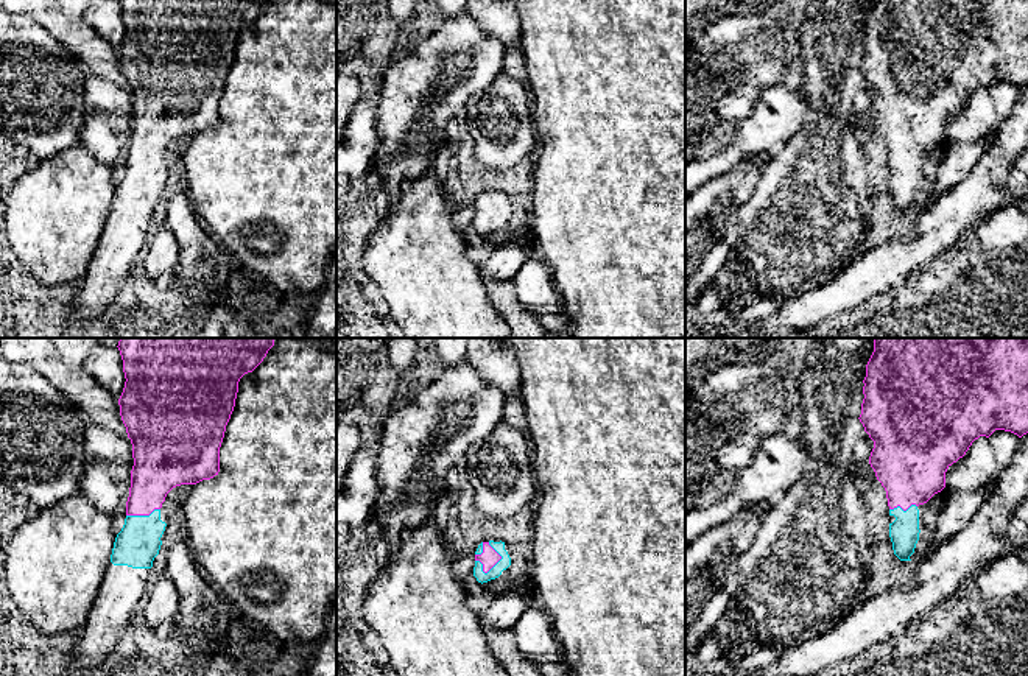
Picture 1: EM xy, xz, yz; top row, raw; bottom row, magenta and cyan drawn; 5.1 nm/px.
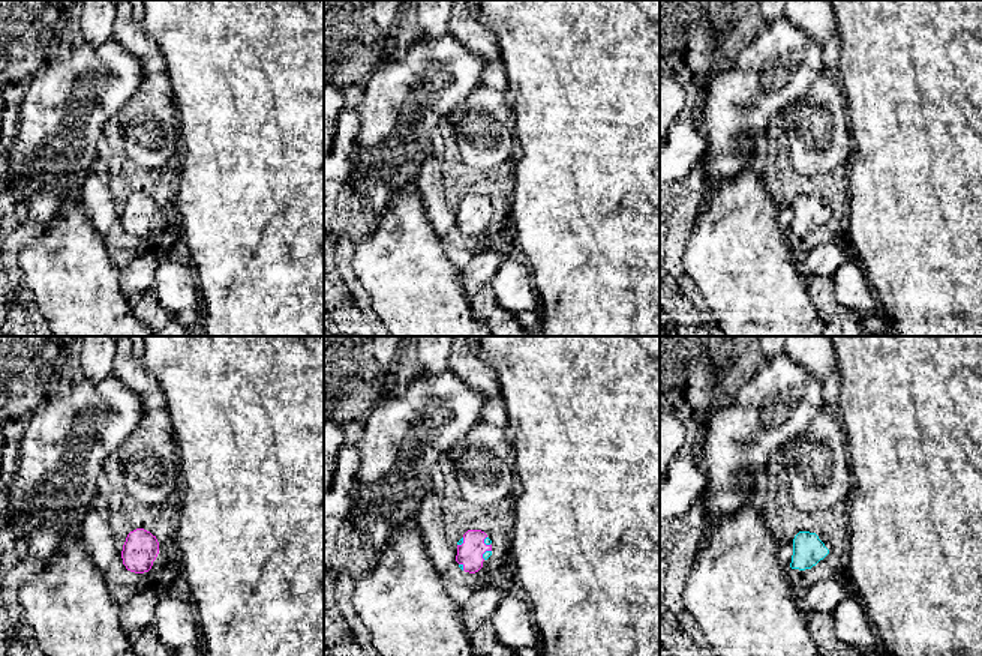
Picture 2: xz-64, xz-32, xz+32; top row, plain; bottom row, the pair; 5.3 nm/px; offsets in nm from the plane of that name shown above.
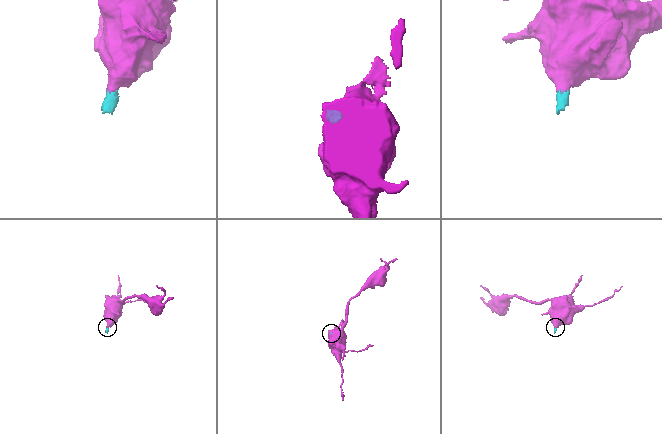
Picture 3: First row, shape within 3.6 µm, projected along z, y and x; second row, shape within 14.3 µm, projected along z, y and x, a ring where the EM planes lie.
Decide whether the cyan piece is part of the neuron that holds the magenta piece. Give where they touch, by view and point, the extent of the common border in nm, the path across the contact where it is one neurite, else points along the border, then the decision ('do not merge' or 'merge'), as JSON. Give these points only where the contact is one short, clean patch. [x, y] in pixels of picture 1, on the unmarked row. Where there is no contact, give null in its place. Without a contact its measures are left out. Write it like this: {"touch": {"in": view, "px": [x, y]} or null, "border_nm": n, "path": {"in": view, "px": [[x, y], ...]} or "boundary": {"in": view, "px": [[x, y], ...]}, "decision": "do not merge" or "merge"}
{"touch": {"in": "xz", "px": [500, 209]}, "border_nm": 170, "path": {"in": "xz", "px": [[489, 207], [500, 209], [499, 198]]}, "decision": "merge"}

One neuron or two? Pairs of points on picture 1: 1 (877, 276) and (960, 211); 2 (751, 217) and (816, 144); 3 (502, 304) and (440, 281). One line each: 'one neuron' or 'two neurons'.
1: one neuron
2: one neuron
3: two neurons

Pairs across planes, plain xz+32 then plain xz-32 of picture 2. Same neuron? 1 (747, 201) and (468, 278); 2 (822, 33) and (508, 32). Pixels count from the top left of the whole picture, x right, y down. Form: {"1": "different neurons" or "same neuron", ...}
{"1": "different neurons", "2": "different neurons"}

